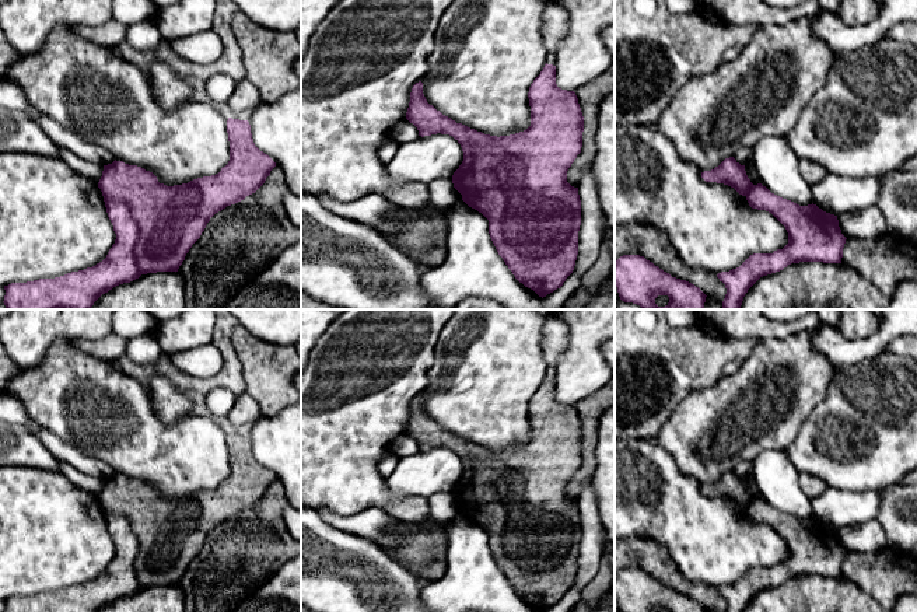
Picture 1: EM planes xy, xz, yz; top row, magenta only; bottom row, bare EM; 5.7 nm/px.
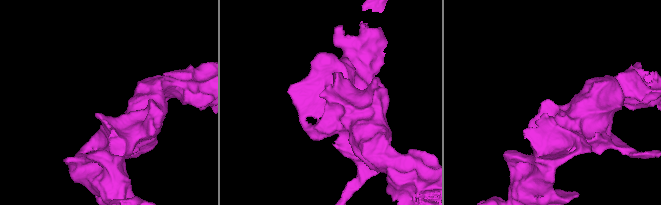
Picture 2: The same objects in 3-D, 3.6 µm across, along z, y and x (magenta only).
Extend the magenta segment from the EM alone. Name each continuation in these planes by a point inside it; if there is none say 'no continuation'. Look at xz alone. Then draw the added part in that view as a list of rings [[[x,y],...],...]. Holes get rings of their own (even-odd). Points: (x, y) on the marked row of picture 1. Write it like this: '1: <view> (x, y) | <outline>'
no continuation

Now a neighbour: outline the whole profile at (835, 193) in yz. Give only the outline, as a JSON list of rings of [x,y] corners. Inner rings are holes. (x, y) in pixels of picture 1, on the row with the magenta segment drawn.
[[[827,174],[812,183],[813,204],[826,213],[839,216],[876,204],[881,176],[844,176]]]

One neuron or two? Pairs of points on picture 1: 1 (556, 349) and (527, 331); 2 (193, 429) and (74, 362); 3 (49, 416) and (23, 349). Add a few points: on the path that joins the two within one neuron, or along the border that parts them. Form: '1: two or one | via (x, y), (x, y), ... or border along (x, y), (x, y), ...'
1: two | border along (543, 324), (543, 359), (548, 363)
2: one | via (161, 432), (142, 432), (98, 394)
3: two | border along (52, 342), (38, 363), (21, 369)

